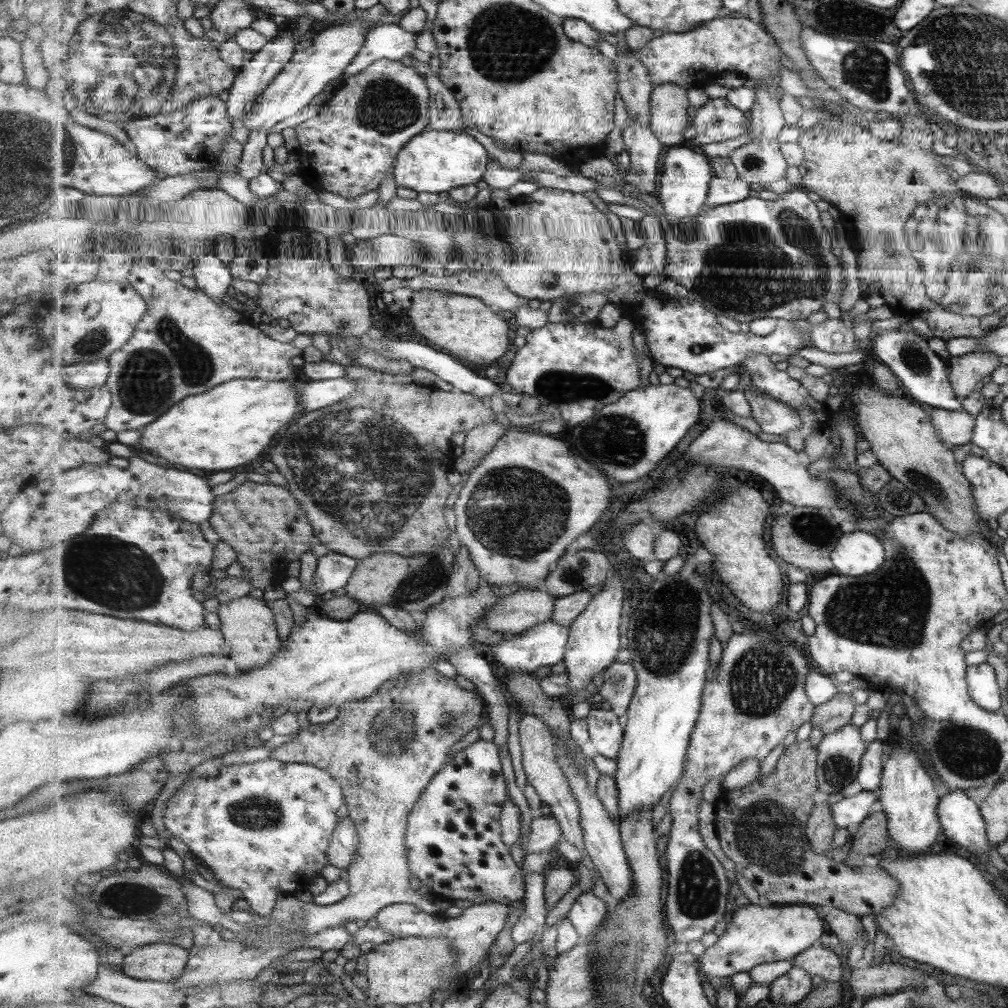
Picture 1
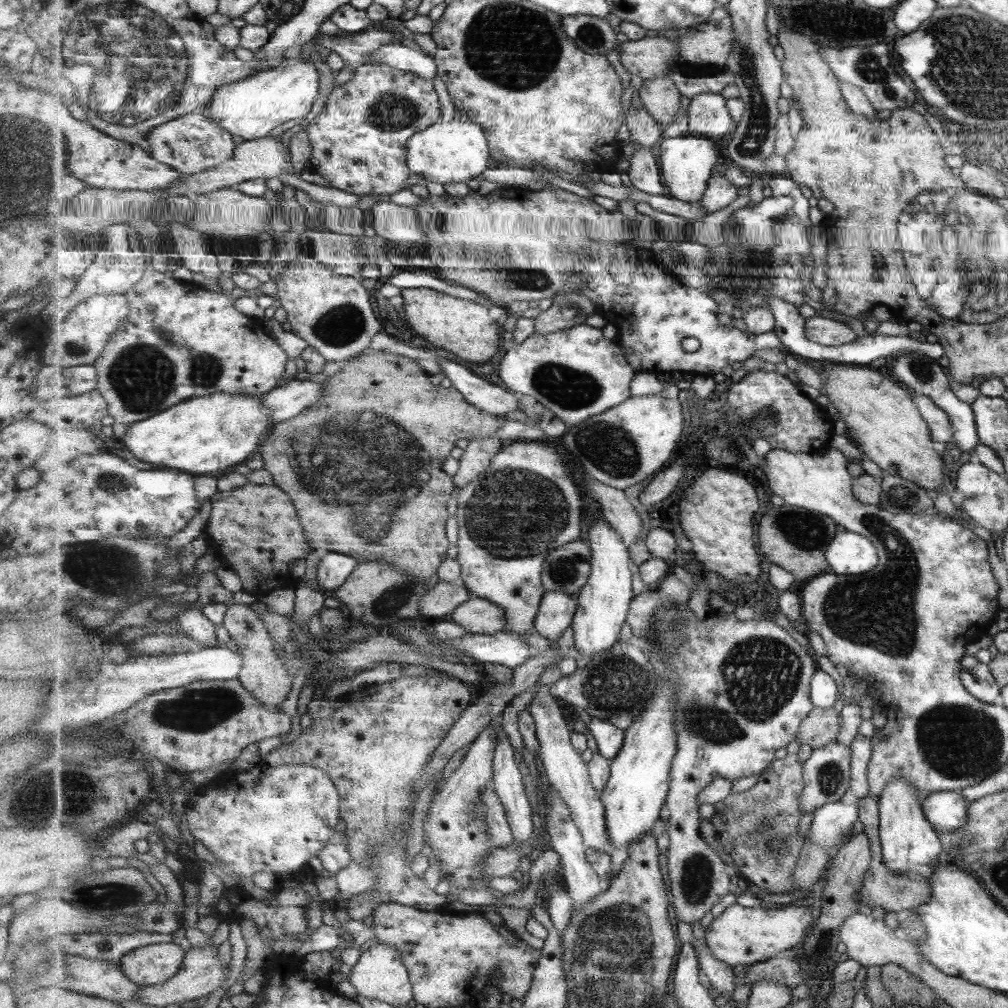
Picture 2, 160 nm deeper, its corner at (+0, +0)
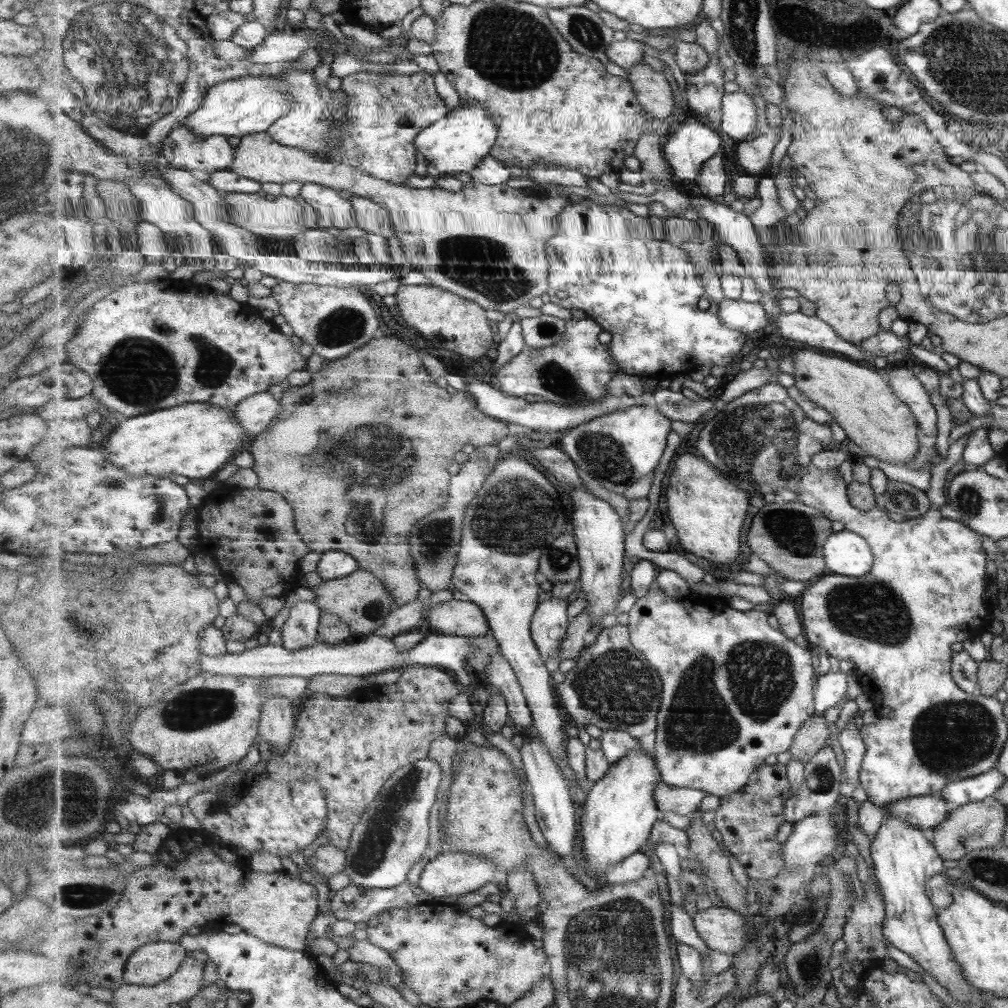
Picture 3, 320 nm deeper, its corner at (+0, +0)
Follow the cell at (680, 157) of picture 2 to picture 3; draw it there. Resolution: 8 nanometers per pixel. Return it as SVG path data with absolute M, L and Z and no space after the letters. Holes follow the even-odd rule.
M687 116L680 123L677 131L672 133L664 140L664 154L673 170L673 181L676 184L695 184L697 177L700 176L705 162L715 153L721 150L721 136L719 130L697 116Z

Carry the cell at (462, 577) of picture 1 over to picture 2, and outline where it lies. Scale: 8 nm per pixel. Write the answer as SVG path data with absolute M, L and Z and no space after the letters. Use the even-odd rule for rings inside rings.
M461 576L453 582L439 581L420 602L420 614L431 618L452 614L460 604L471 598L473 594Z

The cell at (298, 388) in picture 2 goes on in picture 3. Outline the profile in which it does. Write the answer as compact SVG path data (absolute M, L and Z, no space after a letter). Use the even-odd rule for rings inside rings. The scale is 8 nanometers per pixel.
M265 391L241 401L233 411L246 434L254 438L270 427L281 407L280 400Z

